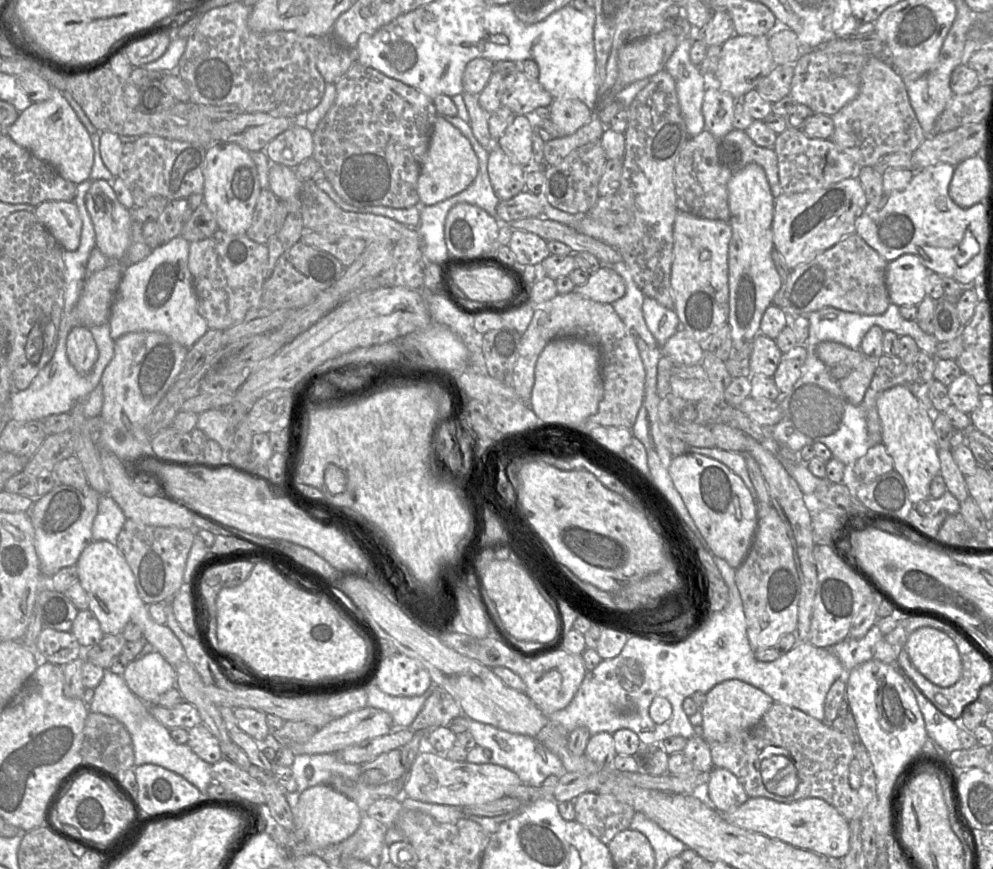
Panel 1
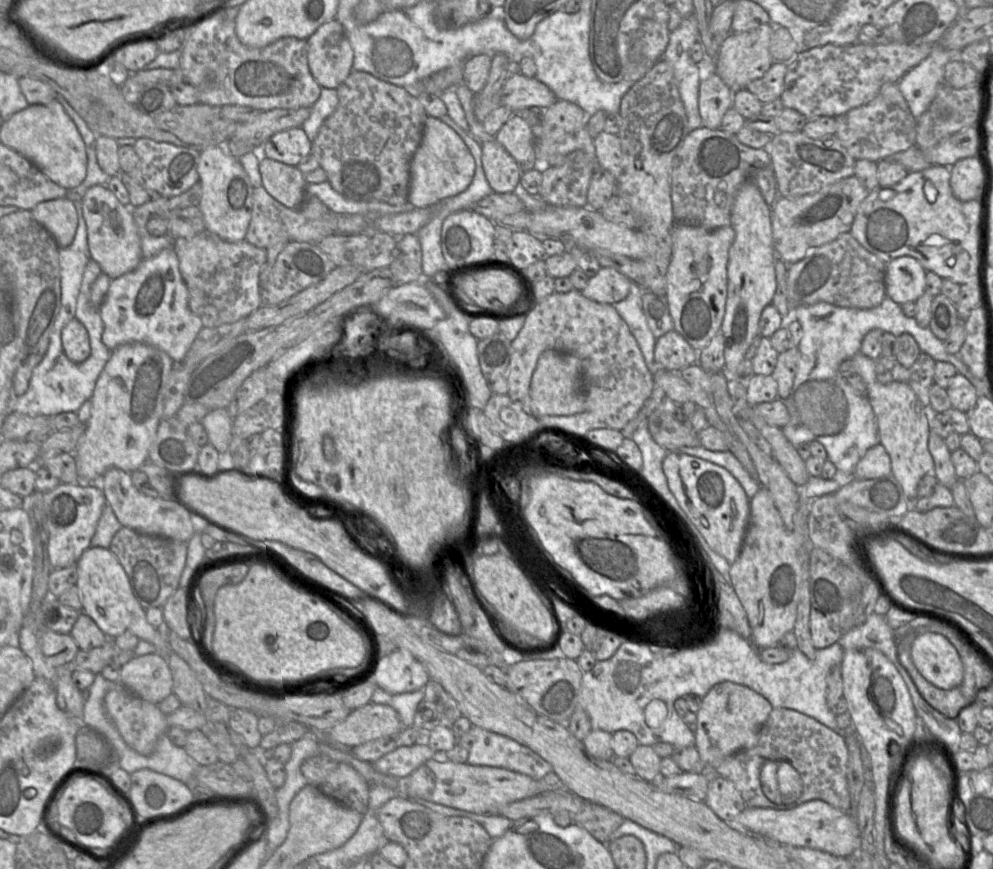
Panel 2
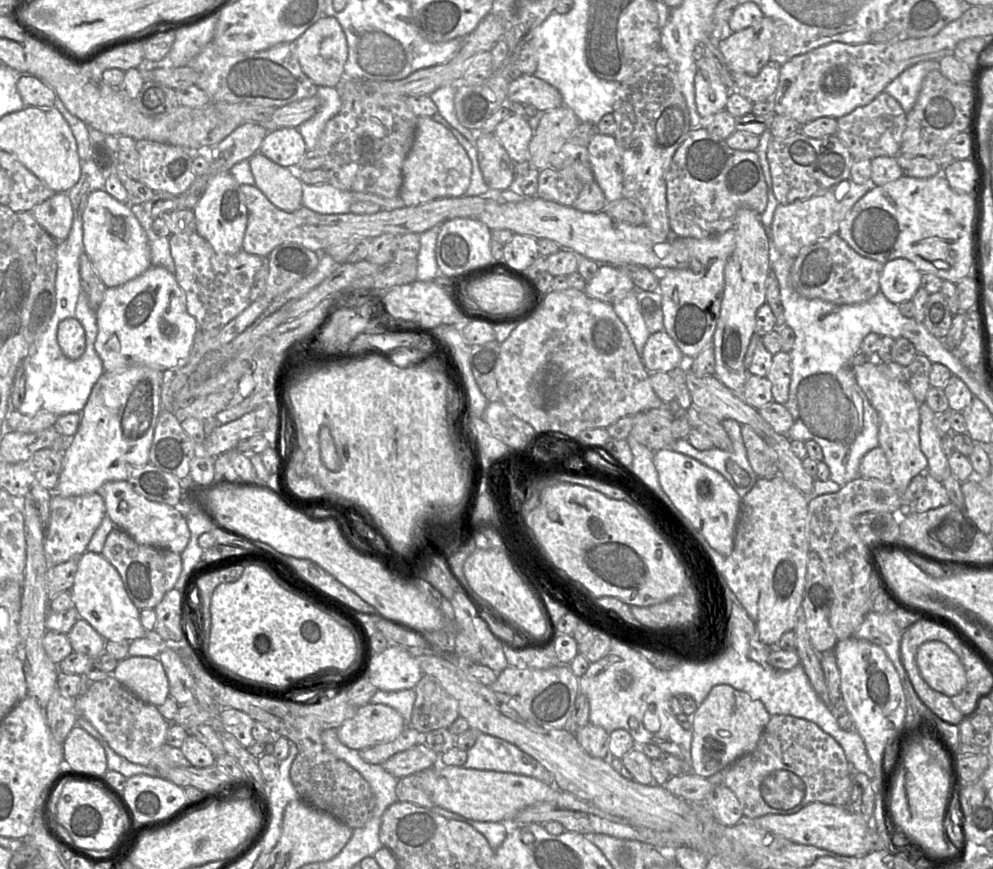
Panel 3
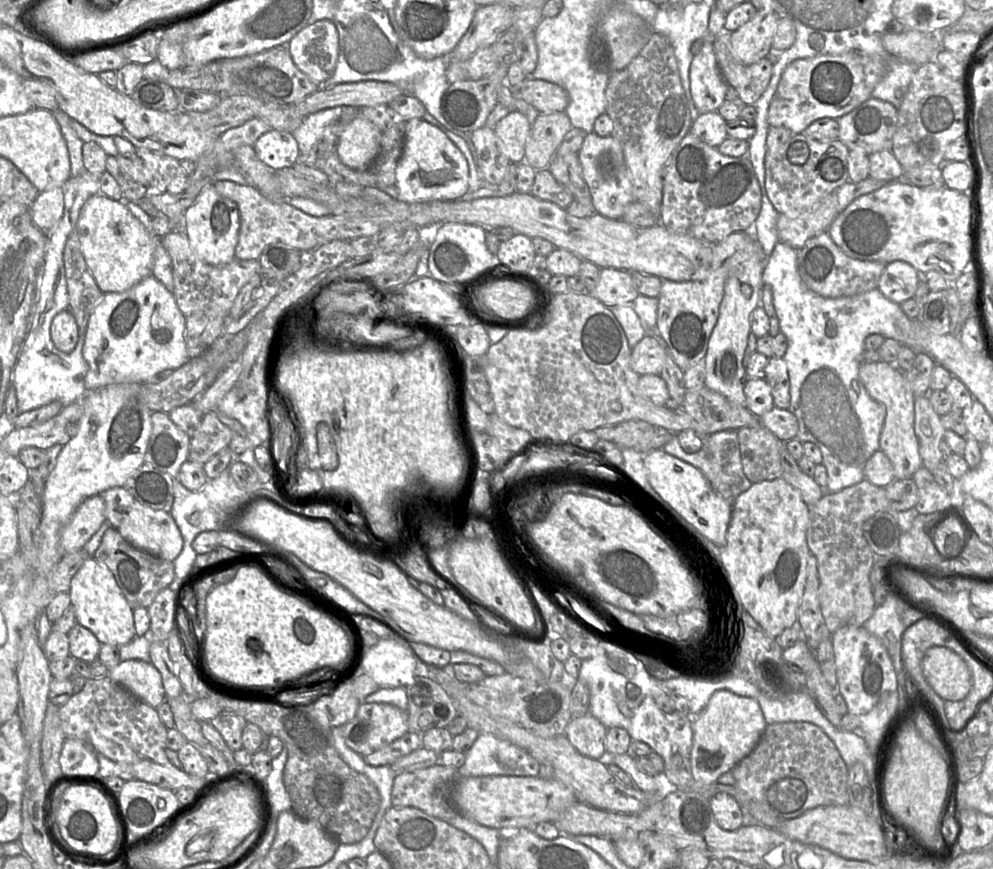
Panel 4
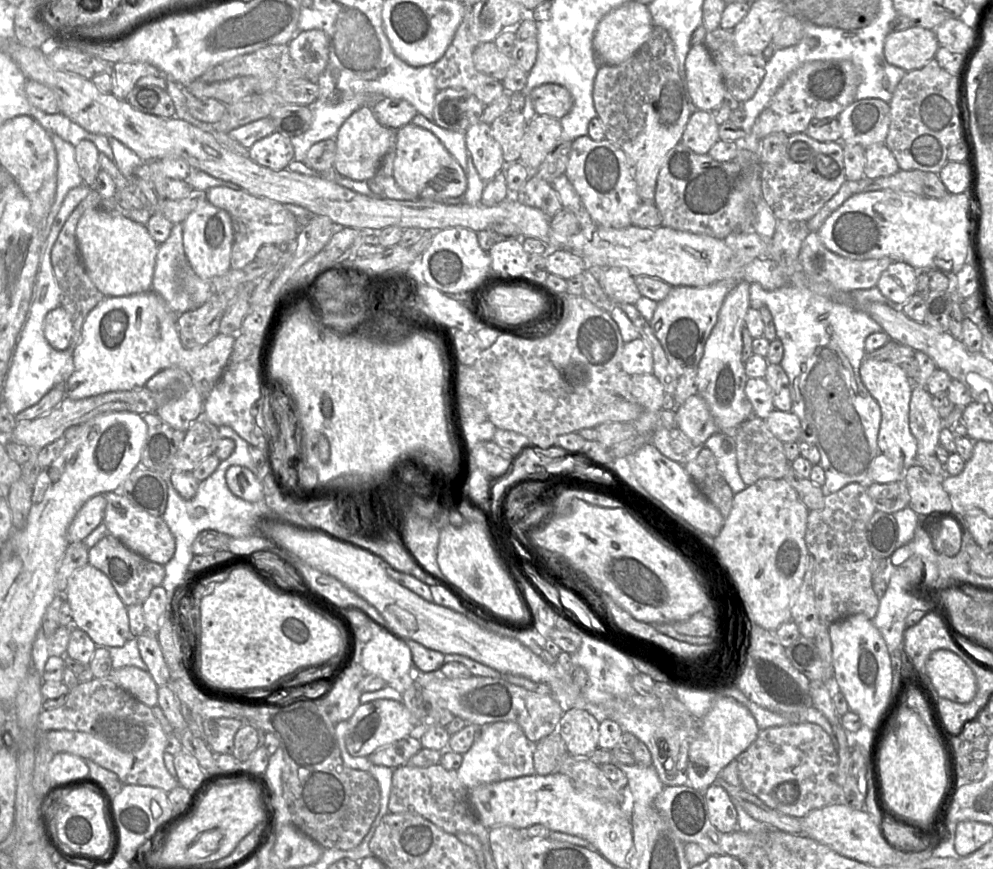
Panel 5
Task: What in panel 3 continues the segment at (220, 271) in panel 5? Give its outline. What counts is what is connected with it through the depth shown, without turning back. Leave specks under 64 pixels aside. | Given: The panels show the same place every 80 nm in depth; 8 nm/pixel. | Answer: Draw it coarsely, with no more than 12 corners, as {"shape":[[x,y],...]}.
{"shape":[[215,175],[193,208],[195,232],[218,254],[242,249],[245,196]]}

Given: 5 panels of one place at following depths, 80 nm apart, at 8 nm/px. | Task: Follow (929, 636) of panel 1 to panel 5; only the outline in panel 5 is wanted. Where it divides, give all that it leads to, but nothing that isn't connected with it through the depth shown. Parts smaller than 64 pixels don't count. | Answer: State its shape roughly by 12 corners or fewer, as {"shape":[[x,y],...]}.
{"shape":[[933,651],[926,671],[939,697],[974,699],[975,675],[957,654]]}

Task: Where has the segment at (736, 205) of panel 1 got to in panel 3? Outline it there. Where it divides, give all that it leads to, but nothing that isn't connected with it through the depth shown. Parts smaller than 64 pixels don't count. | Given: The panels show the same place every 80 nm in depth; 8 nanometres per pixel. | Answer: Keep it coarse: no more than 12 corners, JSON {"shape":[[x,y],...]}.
{"shape":[[737,211],[713,335],[715,377],[737,396],[766,303],[771,239]]}

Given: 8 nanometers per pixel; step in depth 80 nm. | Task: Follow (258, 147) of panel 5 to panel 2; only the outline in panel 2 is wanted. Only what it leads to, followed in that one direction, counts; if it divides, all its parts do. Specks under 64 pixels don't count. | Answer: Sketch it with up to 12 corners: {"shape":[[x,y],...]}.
{"shape":[[302,127],[271,136],[265,158],[297,167],[311,154]]}

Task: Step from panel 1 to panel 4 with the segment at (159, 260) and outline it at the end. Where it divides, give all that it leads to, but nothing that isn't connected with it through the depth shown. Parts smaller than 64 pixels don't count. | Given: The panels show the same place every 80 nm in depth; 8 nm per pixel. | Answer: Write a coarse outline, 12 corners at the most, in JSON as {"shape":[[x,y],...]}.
{"shape":[[153,275],[89,319],[87,391],[157,382],[190,359]]}

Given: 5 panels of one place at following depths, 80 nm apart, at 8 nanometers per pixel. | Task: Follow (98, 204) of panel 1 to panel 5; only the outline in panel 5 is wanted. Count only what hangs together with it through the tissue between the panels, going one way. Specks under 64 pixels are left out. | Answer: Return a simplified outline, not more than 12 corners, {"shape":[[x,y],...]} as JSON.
{"shape":[[88,209],[76,239],[106,297],[152,290],[158,243],[121,214]]}

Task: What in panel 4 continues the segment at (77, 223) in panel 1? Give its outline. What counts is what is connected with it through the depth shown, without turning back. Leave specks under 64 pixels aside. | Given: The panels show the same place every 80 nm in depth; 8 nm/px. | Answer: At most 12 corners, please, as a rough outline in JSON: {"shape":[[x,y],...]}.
{"shape":[[62,188],[40,192],[29,208],[51,235],[64,212]]}

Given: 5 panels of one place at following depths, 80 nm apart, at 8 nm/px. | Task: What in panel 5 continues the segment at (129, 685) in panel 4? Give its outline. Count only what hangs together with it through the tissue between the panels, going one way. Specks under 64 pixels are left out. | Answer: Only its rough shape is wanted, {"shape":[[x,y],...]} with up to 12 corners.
{"shape":[[113,669],[109,678],[149,707],[158,685],[147,670]]}

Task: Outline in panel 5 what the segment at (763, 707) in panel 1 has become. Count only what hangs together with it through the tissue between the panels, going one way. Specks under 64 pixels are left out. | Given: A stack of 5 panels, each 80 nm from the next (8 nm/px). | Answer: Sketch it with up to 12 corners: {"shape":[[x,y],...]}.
{"shape":[[717,699],[690,744],[686,785],[704,792],[756,740],[753,715]]}

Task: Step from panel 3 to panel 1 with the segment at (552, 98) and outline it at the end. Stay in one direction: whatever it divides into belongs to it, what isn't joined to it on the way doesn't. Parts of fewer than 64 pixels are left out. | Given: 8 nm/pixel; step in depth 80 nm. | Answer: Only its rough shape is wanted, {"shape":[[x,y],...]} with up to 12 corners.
{"shape":[[524,71],[504,77],[501,103],[516,115],[550,107],[552,95]]}

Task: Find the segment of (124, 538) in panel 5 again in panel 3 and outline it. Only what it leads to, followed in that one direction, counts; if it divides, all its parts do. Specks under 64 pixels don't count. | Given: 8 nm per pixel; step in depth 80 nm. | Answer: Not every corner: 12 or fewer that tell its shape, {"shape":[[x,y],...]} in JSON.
{"shape":[[128,481],[96,492],[115,527],[178,554],[190,531],[179,507],[147,500]]}

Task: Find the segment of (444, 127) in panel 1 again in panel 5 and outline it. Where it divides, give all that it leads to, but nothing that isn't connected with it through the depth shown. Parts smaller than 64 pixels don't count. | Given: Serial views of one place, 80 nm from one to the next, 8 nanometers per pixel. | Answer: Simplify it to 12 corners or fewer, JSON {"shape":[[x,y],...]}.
{"shape":[[396,132],[393,177],[415,198],[464,195],[462,166],[432,132]]}

